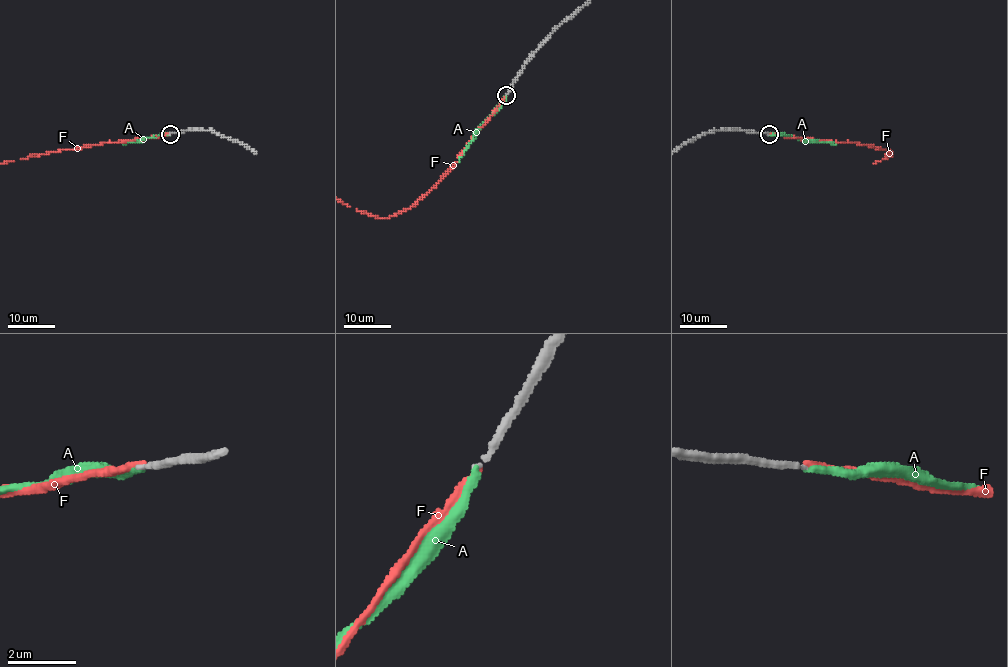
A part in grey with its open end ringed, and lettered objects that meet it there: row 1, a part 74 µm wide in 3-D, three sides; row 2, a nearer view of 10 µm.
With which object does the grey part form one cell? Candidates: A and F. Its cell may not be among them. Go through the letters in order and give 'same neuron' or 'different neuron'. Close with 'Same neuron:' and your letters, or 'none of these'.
A: same neuron
F: different neuron
Same neuron: A

